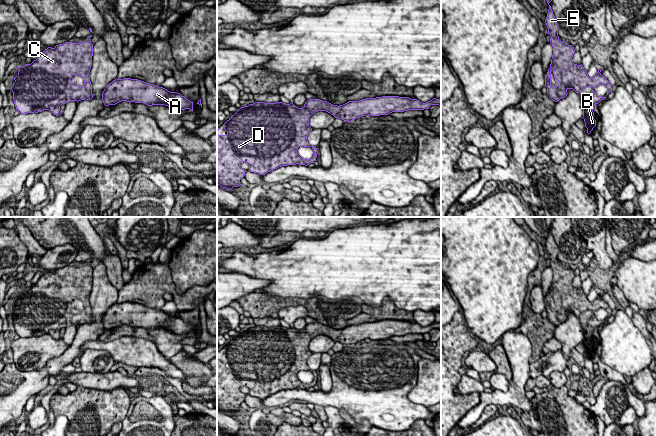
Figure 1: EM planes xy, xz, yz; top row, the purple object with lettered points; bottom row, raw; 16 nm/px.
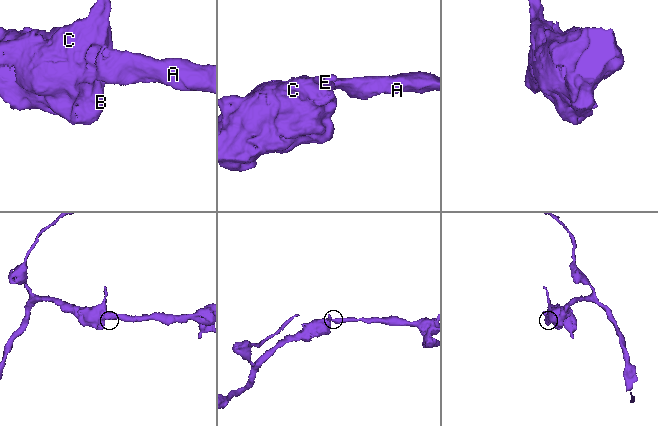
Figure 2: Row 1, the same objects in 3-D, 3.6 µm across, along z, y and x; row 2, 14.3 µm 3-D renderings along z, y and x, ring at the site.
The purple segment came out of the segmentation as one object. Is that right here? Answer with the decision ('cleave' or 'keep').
keep

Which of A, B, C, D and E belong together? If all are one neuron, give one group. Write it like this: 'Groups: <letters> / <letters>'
Groups: A B C D E

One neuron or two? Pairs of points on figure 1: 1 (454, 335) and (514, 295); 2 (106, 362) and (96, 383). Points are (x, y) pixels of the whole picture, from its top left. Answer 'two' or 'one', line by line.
1: two
2: two

